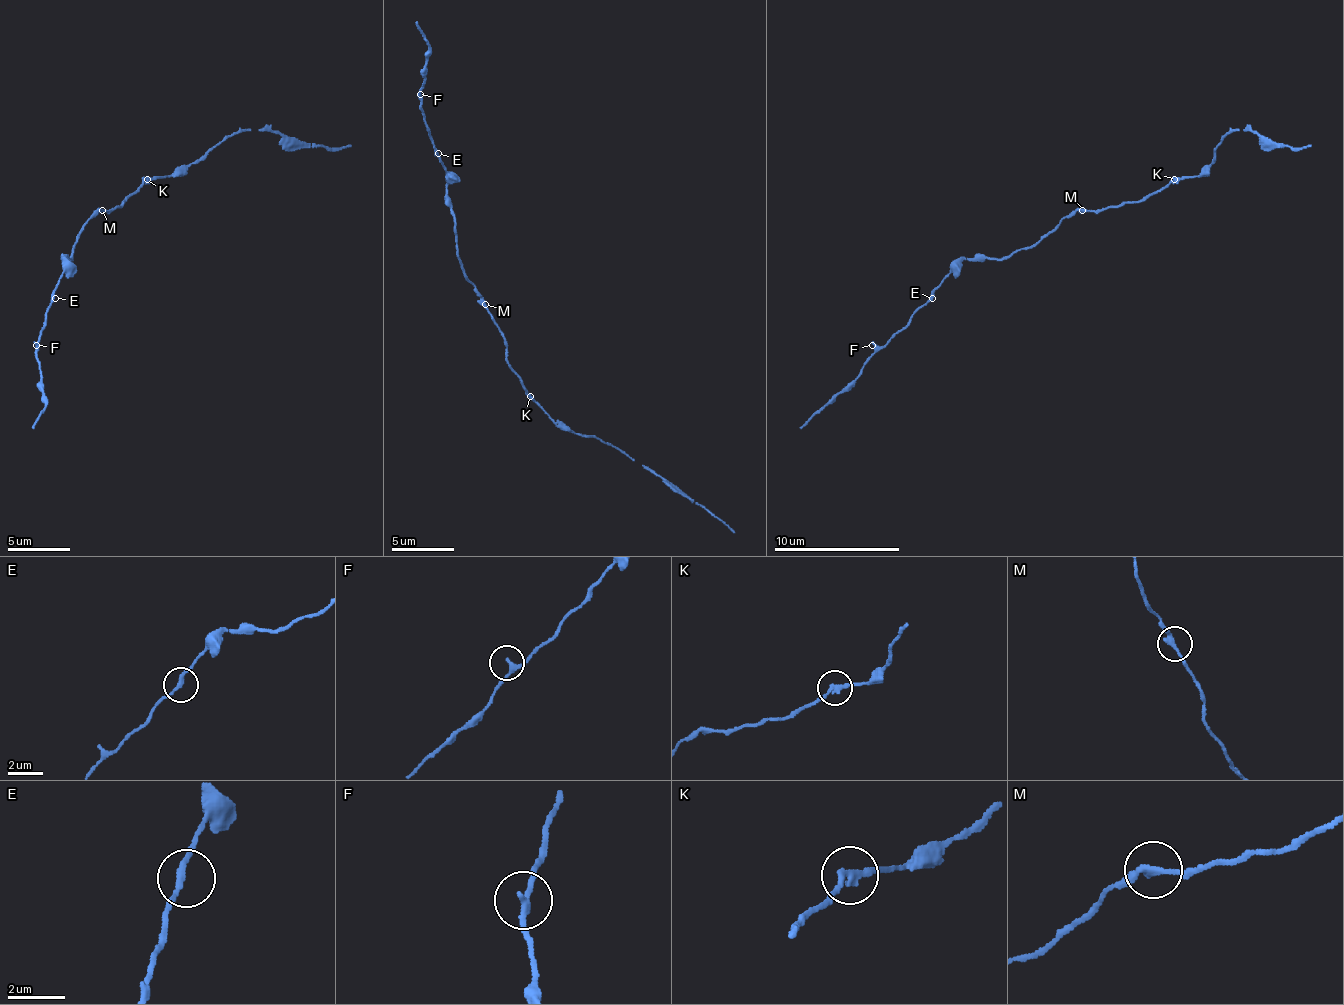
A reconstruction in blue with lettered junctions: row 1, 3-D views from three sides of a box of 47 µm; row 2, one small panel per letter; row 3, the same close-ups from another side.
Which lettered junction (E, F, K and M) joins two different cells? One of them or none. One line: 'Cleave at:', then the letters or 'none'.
Cleave at: none

